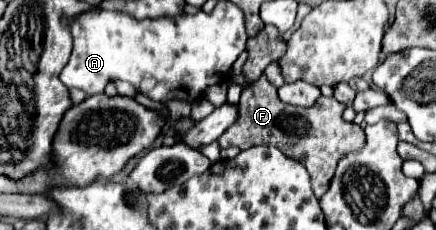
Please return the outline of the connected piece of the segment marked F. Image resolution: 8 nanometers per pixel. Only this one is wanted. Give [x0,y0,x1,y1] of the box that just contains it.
[218,73,366,198]

